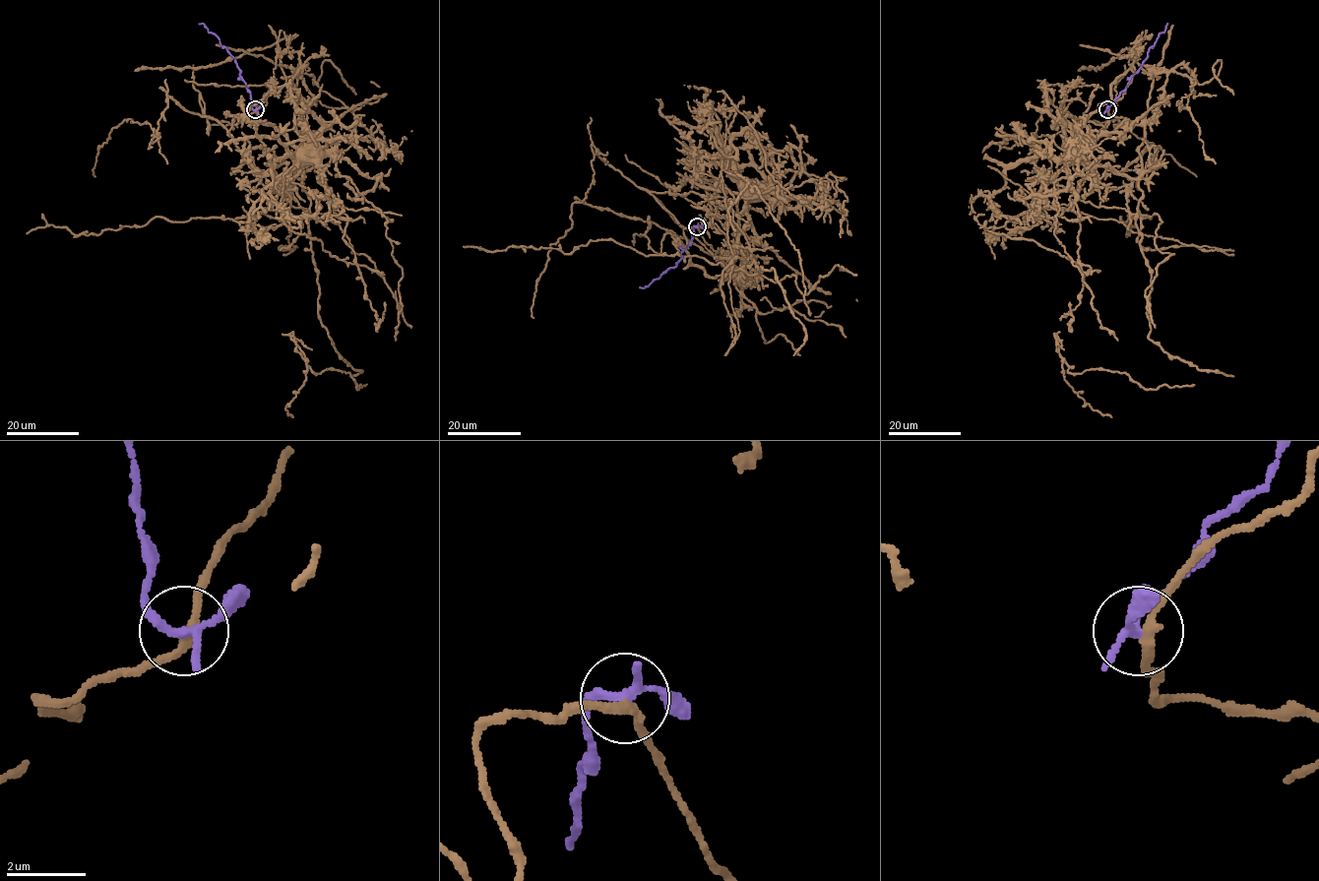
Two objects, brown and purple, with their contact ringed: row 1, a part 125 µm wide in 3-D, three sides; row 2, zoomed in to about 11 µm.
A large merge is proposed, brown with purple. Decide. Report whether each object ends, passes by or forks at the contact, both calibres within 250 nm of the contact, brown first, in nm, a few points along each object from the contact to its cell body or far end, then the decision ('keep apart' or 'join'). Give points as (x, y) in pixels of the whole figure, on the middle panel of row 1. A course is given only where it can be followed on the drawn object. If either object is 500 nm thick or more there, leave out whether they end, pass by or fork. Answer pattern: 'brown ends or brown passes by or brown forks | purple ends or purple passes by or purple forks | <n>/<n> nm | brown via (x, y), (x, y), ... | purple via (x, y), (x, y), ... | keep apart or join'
brown passes by | purple forks | 220/190 nm | brown via (696, 227), (715, 254), (718, 248), (741, 257), (735, 236), (738, 200), (751, 192) | purple via (696, 226), (691, 242), (681, 253), (676, 266), (648, 285), (639, 286) | keep apart

